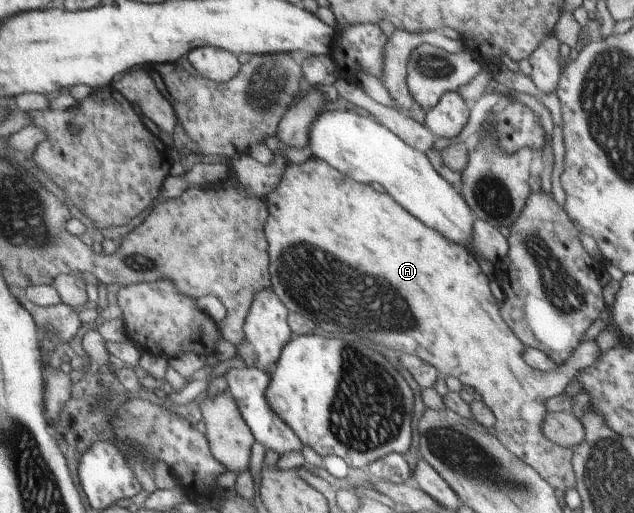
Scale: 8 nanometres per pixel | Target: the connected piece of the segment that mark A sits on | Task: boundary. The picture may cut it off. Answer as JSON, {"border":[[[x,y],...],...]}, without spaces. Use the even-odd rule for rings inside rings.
{"border":[[[311,157],[303,163],[290,163],[286,169],[285,175],[281,179],[279,186],[271,191],[271,194],[266,196],[266,202],[268,203],[268,210],[270,211],[270,220],[265,227],[265,234],[269,243],[269,251],[271,251],[271,276],[273,289],[279,299],[282,299],[283,303],[287,305],[290,312],[303,315],[306,319],[309,319],[314,326],[323,325],[323,331],[327,333],[343,333],[343,331],[351,331],[359,337],[367,337],[371,339],[373,344],[379,344],[381,347],[389,348],[393,351],[401,351],[403,354],[410,354],[416,356],[421,361],[429,363],[441,377],[451,376],[457,379],[459,383],[466,387],[468,390],[481,395],[481,400],[485,403],[494,413],[495,425],[492,430],[495,431],[495,436],[501,441],[503,445],[519,459],[525,461],[530,467],[534,468],[534,471],[546,480],[551,487],[555,487],[556,491],[561,494],[566,490],[571,490],[576,487],[577,477],[574,475],[573,469],[573,452],[565,447],[559,447],[551,441],[547,441],[543,435],[541,435],[541,423],[543,419],[546,419],[547,409],[545,409],[545,401],[550,396],[557,396],[561,394],[566,385],[571,382],[571,379],[585,367],[589,367],[591,363],[594,363],[597,355],[599,354],[598,346],[595,339],[584,341],[575,347],[575,351],[571,353],[569,359],[565,361],[557,368],[550,371],[538,371],[530,367],[529,364],[523,359],[523,344],[517,336],[507,327],[503,321],[501,321],[500,311],[497,311],[495,307],[495,299],[489,291],[489,285],[487,285],[487,279],[483,277],[483,271],[479,271],[477,267],[477,261],[469,255],[469,251],[461,245],[453,245],[449,241],[443,239],[443,233],[439,235],[439,231],[435,233],[435,229],[427,227],[423,221],[417,221],[415,217],[411,217],[407,211],[403,211],[399,207],[399,203],[395,203],[393,199],[385,193],[377,193],[369,184],[359,184],[349,176],[343,176],[341,172],[335,168],[331,168],[329,164],[324,163],[322,160],[317,160]],[[303,245],[303,249],[295,251],[293,247],[299,247]]]}

